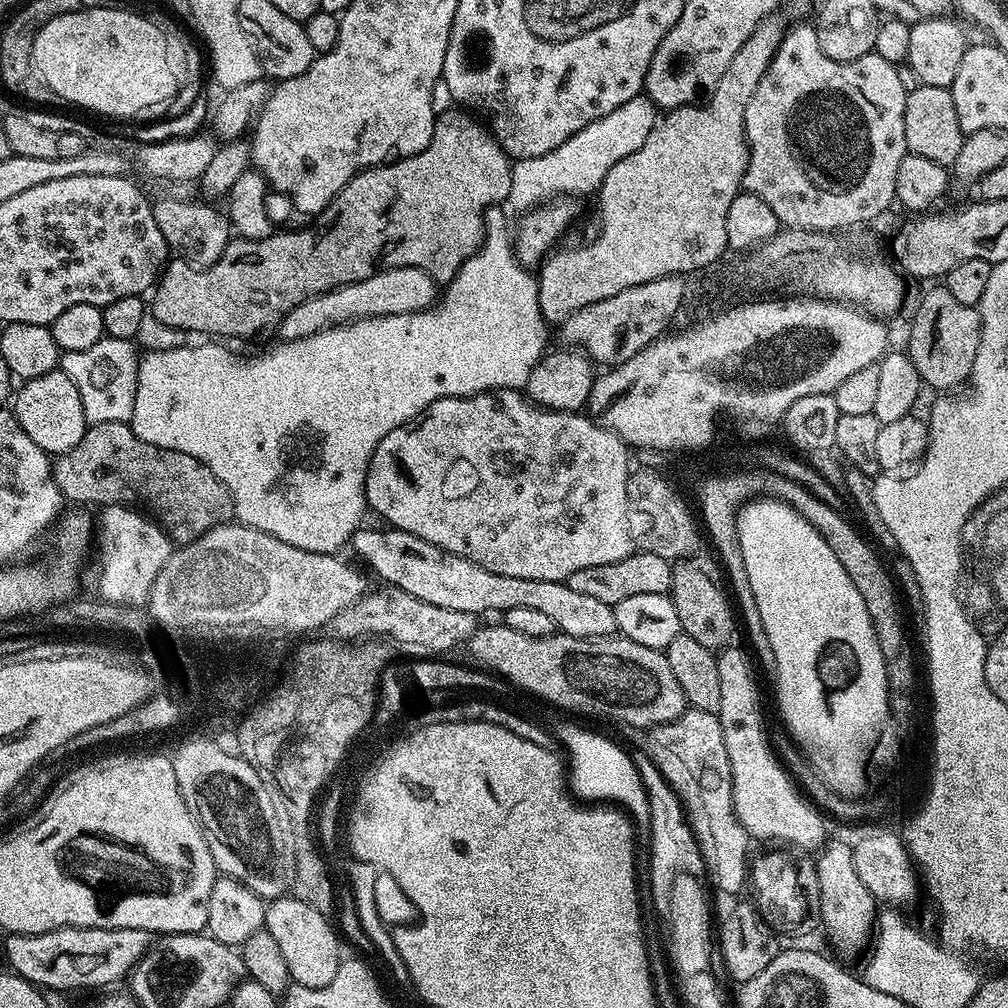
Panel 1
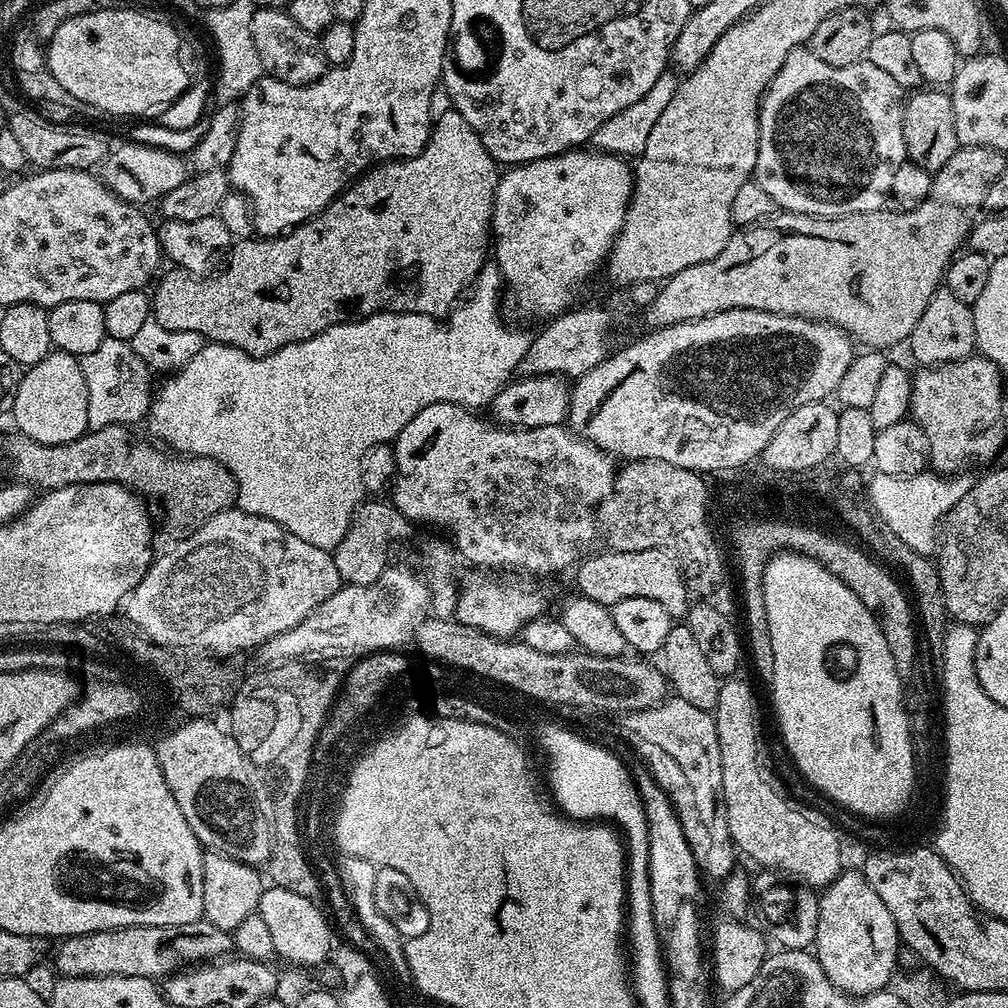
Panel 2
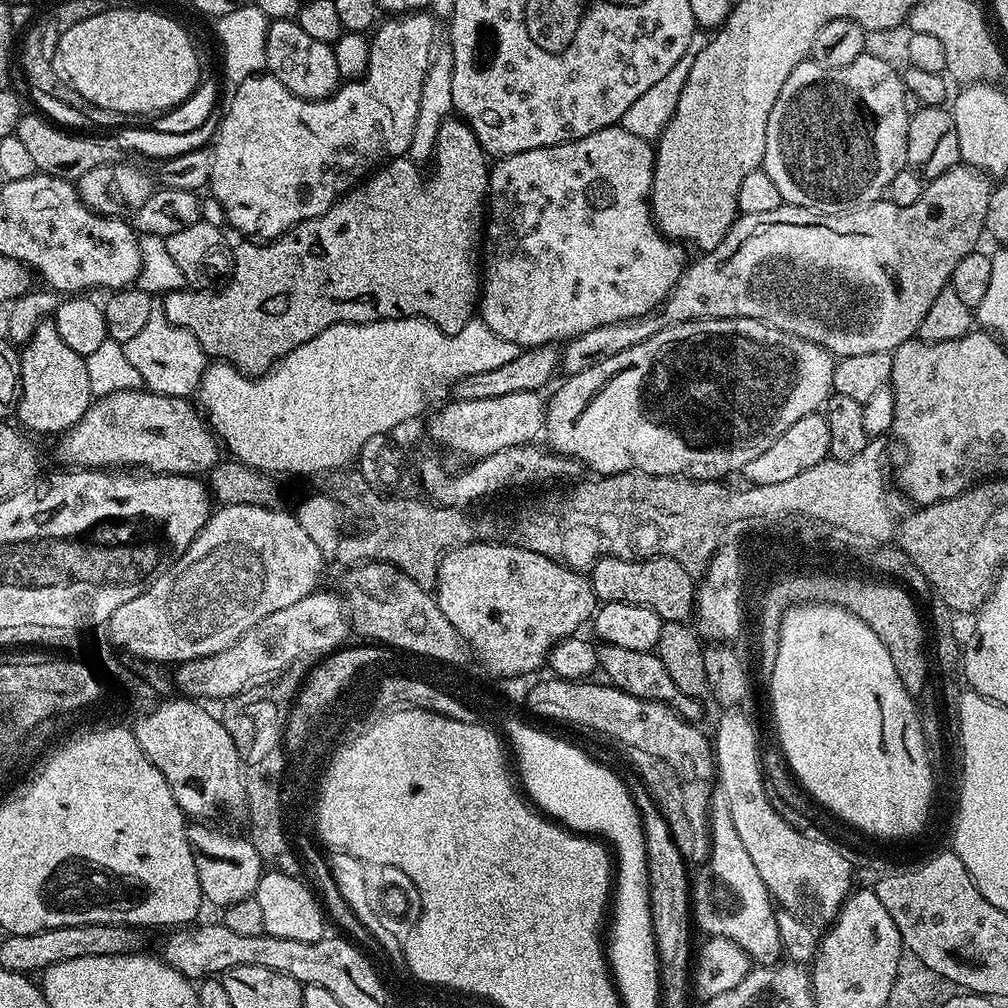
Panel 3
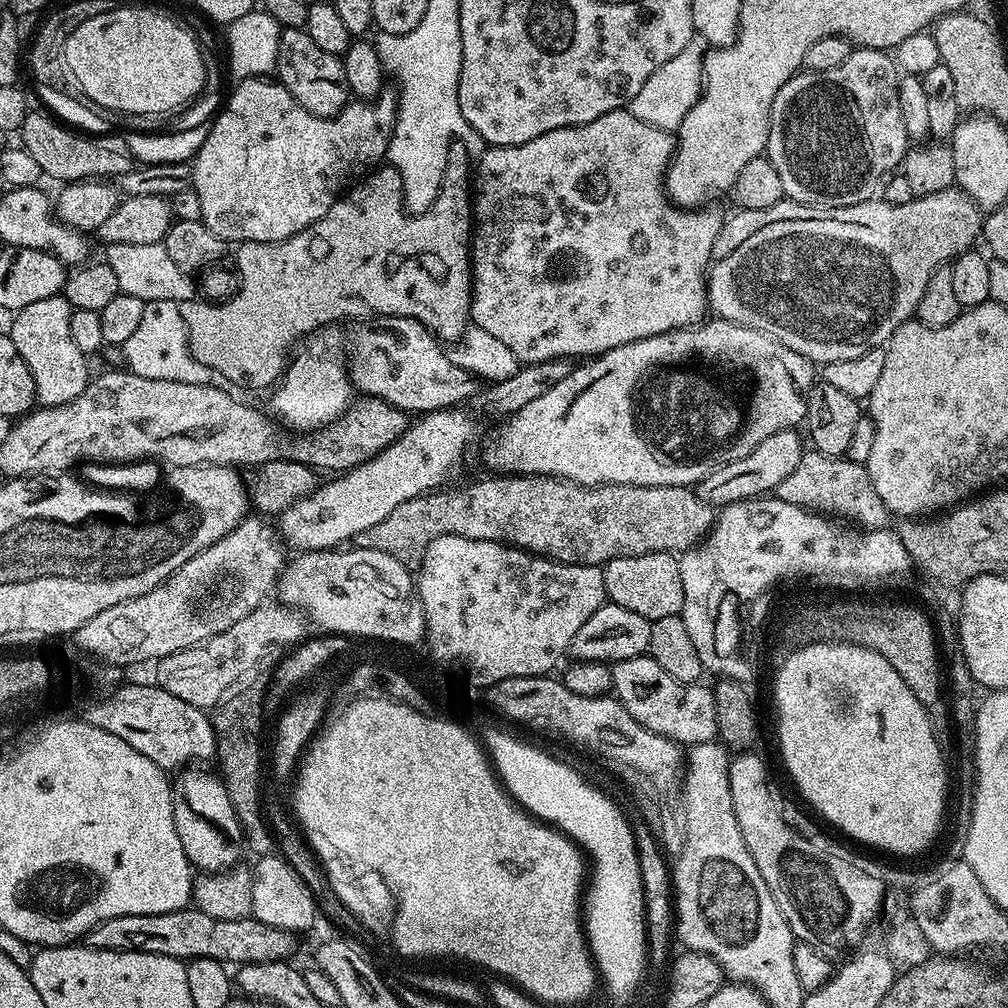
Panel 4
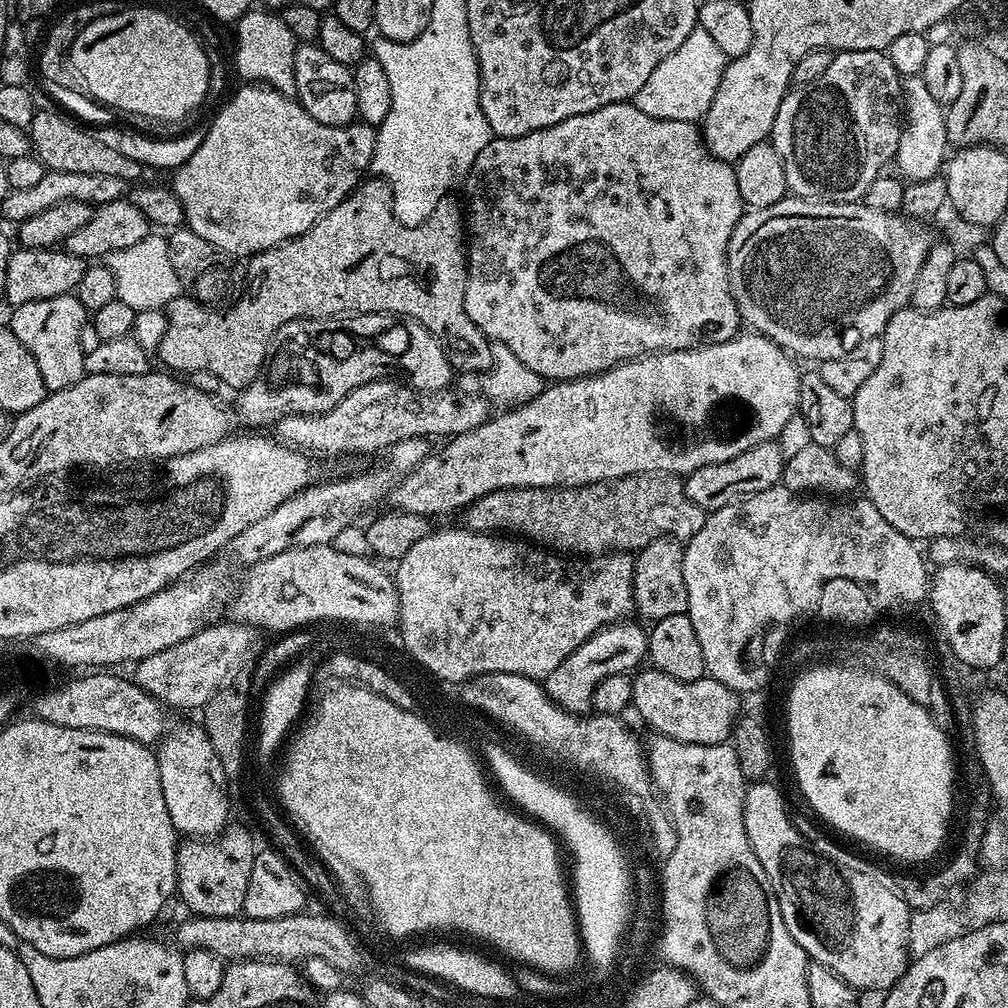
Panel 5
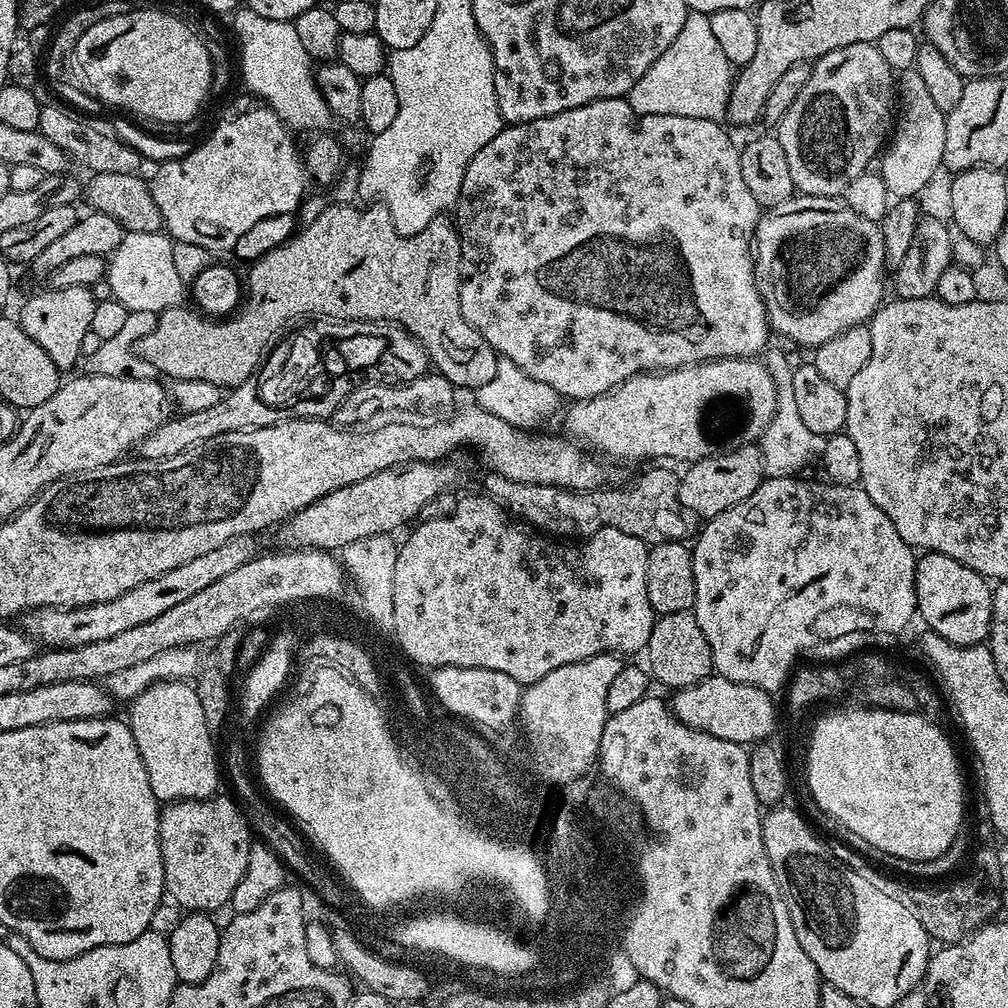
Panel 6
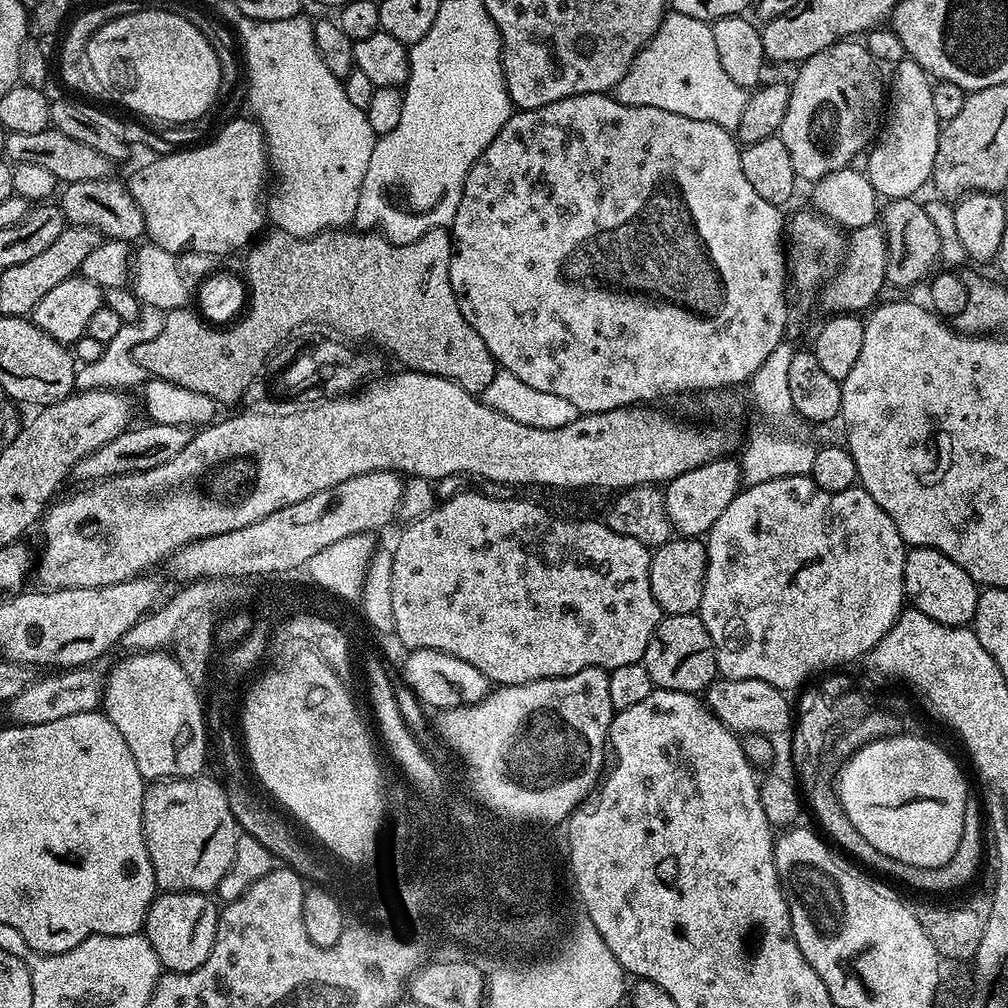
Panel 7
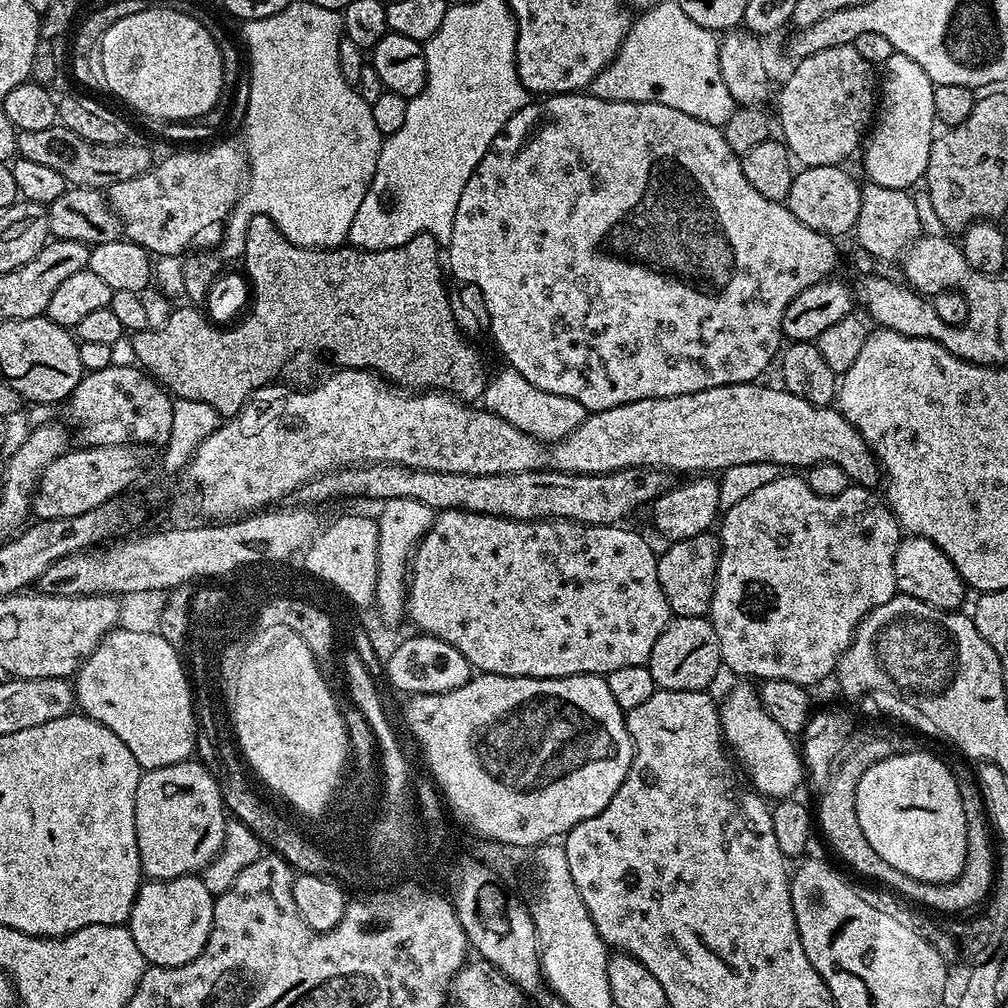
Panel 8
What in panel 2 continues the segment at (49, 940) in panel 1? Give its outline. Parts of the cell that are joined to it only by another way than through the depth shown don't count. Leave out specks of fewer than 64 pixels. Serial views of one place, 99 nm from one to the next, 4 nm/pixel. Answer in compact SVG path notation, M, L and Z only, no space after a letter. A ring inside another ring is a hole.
M203 918L182 926L130 926L91 932L85 936L69 936L55 945L54 968L60 976L137 976L147 980L167 978L174 972L215 962L234 948L231 932L218 930Z

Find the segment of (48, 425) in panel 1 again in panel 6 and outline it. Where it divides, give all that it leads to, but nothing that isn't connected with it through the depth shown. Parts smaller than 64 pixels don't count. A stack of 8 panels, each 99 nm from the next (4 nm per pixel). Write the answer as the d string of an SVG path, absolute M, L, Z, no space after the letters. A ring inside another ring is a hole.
M66 286L65 288L45 287L45 292L29 295L22 306L19 318L22 330L50 354L50 362L61 370L67 370L81 363L82 338L90 332L90 321L94 315L96 298L91 288L86 286Z

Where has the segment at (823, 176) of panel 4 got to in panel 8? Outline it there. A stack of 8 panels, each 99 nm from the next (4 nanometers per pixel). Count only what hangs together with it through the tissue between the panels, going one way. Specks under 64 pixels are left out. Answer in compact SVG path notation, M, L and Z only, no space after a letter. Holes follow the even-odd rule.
M851 44L846 46L834 46L830 50L818 50L818 54L810 54L809 56L801 56L795 61L796 69L789 74L784 80L784 85L780 88L780 120L778 116L778 132L782 137L783 143L787 144L788 151L801 165L813 168L814 166L830 166L831 164L840 166L845 162L844 159L851 154L852 151L861 147L862 141L865 139L866 133L869 131L870 125L874 120L874 113L878 108L878 72L870 62L866 62L866 58L862 58L862 54L858 54L858 50Z

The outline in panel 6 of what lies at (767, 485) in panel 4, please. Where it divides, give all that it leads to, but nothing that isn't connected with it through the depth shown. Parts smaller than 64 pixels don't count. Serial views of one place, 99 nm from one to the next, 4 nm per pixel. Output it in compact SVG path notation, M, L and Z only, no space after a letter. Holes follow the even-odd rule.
M747 444L737 452L723 452L710 458L691 461L680 476L678 498L684 511L693 517L711 518L730 510L744 499L750 497L766 479L762 454L756 444Z

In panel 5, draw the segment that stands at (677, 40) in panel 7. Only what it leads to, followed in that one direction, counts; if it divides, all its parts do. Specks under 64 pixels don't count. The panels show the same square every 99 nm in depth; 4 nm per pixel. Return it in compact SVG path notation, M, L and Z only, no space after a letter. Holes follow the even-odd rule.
M698 26L674 54L662 58L662 62L654 66L654 74L646 78L642 90L638 90L634 98L636 108L642 110L642 114L650 114L650 118L659 120L703 121L710 110L710 102L714 102L714 94L718 94L718 82L722 82L728 62L729 57L722 54L714 38Z

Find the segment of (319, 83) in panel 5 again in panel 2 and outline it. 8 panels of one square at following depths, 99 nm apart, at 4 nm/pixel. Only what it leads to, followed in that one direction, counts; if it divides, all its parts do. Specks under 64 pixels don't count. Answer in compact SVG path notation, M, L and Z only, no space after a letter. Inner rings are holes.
M257 8L254 18L250 18L250 34L254 34L254 50L258 50L261 69L276 80L287 84L309 84L322 78L322 74L330 67L322 54L318 37L306 34L306 30L295 24L287 11Z

